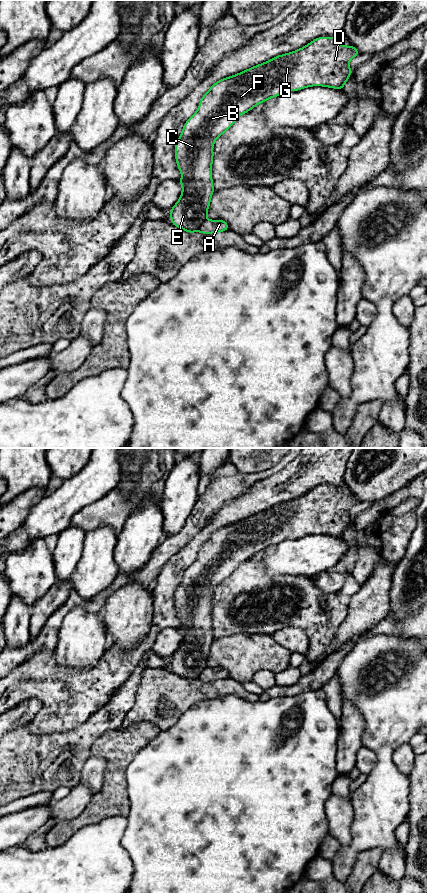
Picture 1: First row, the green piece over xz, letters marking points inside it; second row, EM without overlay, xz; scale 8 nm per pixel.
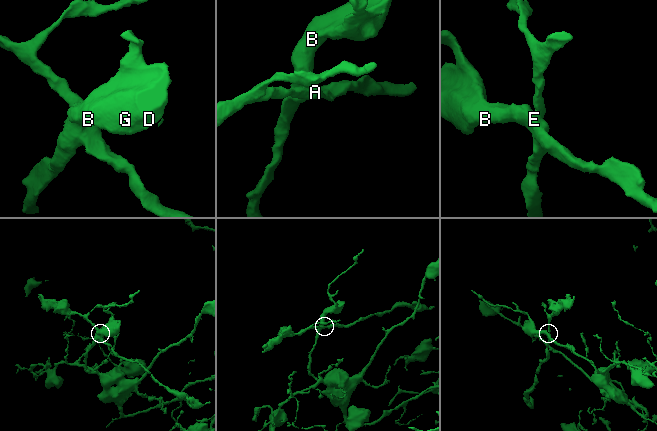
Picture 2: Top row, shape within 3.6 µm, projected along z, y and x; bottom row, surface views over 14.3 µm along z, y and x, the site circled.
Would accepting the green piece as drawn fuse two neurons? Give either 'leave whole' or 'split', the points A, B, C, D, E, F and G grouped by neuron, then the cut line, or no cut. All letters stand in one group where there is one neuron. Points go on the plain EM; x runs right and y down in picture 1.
split; A / B C D E F G; cut in xz along (206, 667), (198, 678)

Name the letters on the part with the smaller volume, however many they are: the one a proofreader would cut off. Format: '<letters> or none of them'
A

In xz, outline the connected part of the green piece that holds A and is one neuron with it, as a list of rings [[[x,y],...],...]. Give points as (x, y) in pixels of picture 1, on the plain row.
[[[206,667],[200,674],[199,680],[203,682],[223,680],[229,677],[228,672],[223,668],[208,668]]]

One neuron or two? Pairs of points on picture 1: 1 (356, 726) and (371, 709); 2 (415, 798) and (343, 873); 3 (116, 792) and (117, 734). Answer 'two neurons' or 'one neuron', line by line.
1: two neurons
2: two neurons
3: one neuron

